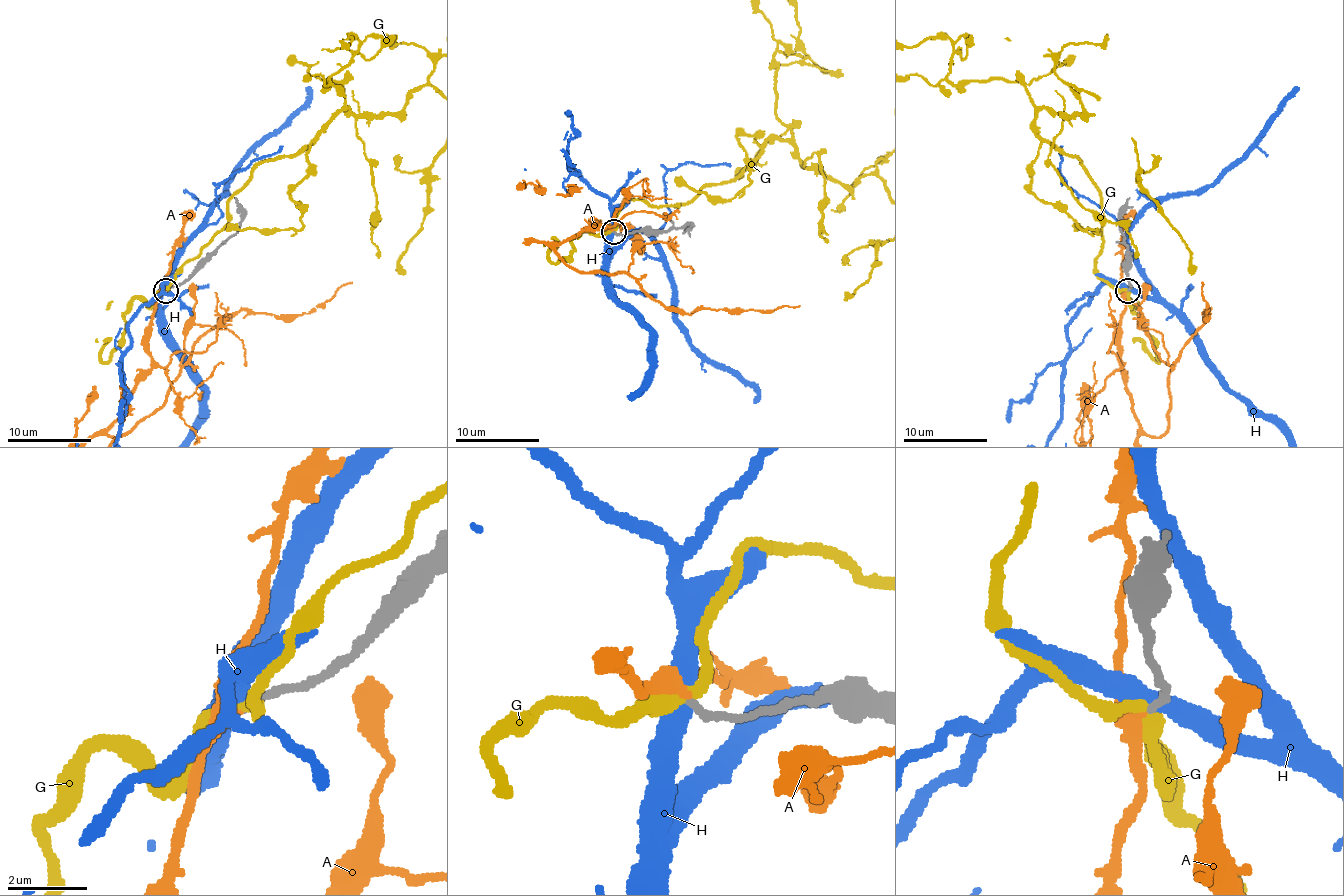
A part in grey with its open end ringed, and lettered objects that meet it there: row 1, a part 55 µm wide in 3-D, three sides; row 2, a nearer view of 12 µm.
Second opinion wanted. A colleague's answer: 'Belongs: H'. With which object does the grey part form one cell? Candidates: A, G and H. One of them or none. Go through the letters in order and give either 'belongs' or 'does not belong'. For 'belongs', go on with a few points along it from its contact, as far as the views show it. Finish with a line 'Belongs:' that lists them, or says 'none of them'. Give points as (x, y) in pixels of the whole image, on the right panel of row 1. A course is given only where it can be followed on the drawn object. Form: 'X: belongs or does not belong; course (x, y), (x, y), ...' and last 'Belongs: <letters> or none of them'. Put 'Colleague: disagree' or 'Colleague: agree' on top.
Colleague: disagree
A: belongs
G: does not belong
H: does not belong
Belongs: A

